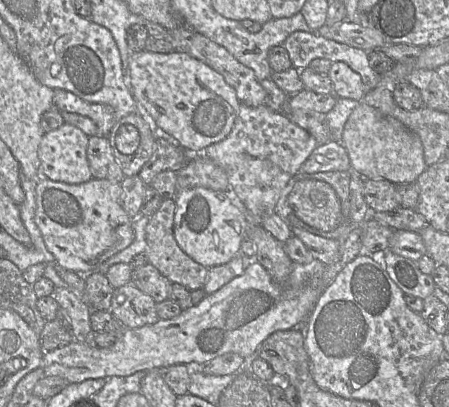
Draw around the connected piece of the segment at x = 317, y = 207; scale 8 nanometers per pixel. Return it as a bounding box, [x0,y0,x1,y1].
[288,181,343,232]

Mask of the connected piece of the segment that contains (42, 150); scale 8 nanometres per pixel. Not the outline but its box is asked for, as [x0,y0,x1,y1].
[38,123,91,184]

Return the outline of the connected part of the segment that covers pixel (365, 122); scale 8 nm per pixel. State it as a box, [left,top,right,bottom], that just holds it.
[340,102,427,184]

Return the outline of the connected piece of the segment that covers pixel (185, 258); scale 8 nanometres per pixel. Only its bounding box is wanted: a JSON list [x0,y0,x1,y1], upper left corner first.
[144,199,209,291]

